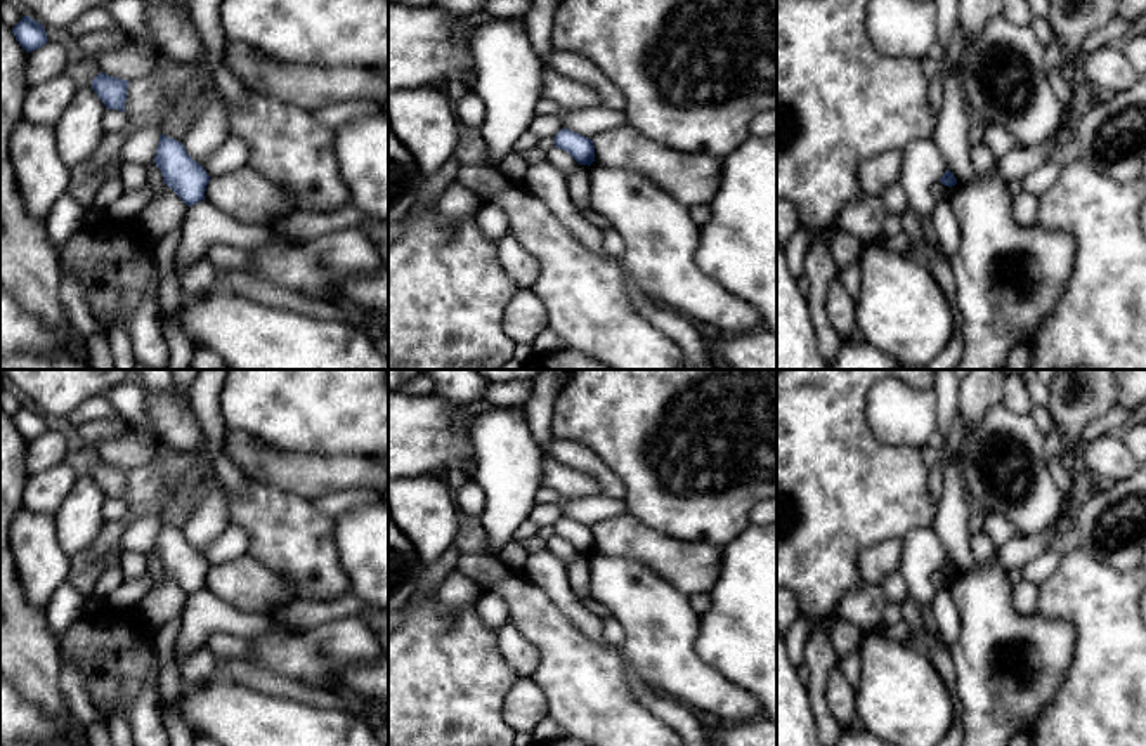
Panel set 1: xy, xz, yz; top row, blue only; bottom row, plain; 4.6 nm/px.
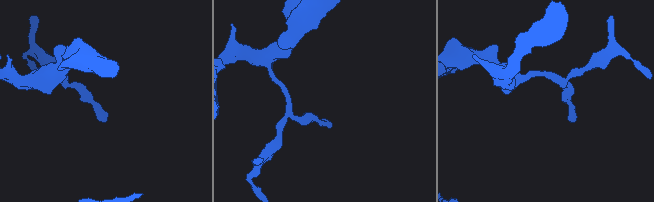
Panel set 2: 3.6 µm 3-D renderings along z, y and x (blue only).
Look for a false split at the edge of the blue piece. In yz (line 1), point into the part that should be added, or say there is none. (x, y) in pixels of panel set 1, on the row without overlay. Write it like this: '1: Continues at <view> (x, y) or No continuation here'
1: No continuation here

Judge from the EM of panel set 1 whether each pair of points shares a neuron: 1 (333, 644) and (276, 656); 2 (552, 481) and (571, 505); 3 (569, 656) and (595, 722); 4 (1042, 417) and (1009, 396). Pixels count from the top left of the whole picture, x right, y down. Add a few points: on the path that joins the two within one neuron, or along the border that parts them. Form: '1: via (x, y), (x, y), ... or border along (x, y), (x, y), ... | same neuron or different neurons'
1: via (319, 646), (311, 654), (290, 654) | same neuron
2: border along (543, 486), (564, 495), (600, 495) | different neurons
3: via (574, 672), (585, 682), (595, 706) | same neuron
4: border along (1034, 405), (1028, 413) | different neurons

